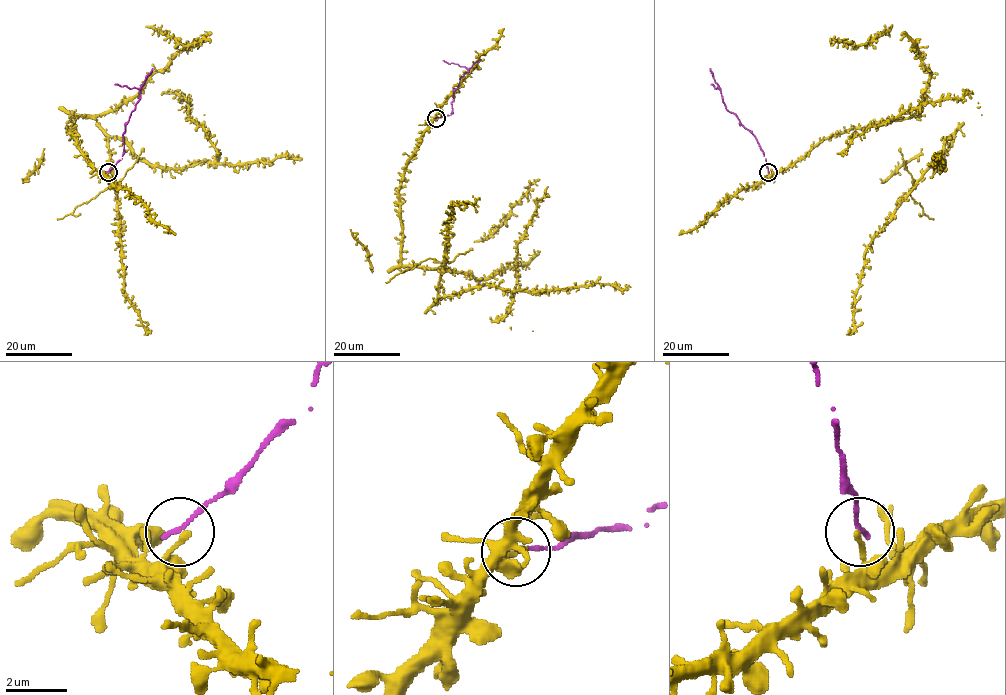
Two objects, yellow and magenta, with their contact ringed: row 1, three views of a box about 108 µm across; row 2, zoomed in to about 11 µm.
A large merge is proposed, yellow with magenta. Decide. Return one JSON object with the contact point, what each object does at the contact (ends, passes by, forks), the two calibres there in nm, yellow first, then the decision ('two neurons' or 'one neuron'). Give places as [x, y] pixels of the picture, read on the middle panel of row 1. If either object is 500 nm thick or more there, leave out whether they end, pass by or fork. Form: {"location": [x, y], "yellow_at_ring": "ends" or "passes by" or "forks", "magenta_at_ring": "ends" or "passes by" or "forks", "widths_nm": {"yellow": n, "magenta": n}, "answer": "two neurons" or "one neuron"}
{"location": [436, 118], "yellow_at_ring": "ends", "magenta_at_ring": "ends", "widths_nm": {"yellow": 190, "magenta": 160}, "answer": "two neurons"}

